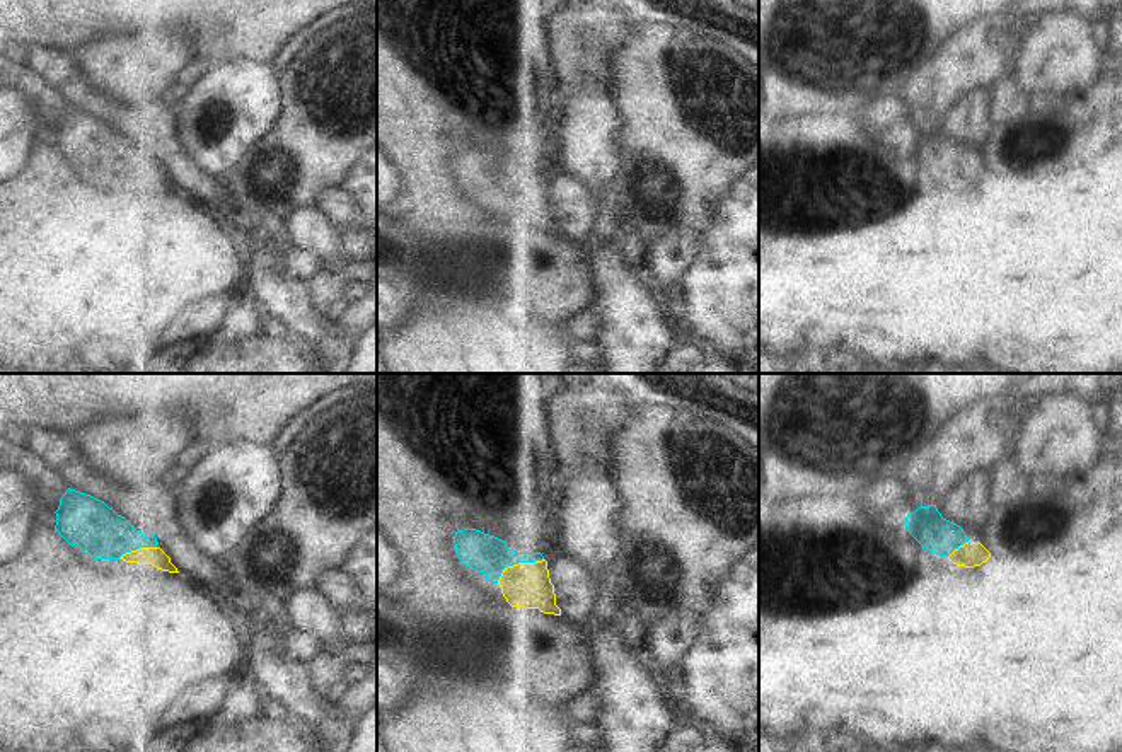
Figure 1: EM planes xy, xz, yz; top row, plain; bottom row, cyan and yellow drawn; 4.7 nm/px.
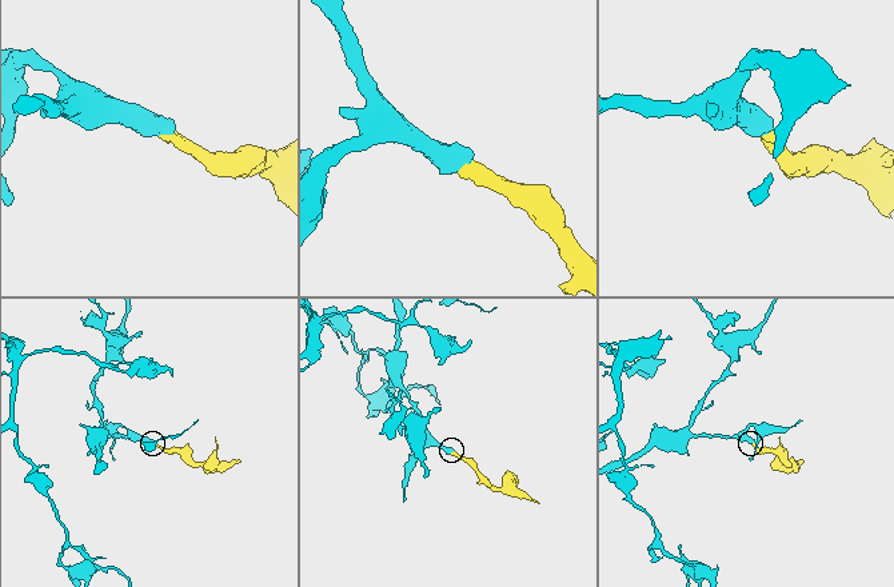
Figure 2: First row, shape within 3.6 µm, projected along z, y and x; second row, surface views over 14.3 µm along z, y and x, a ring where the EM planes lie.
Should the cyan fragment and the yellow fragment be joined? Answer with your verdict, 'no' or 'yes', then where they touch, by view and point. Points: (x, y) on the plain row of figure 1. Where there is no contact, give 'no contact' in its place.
yes; contact xz (517, 181)

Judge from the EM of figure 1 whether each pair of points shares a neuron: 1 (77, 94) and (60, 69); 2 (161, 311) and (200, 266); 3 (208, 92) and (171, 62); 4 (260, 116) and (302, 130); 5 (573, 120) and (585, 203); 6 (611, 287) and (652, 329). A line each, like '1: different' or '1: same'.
1: same
2: same
3: different
4: different
5: different
6: same

